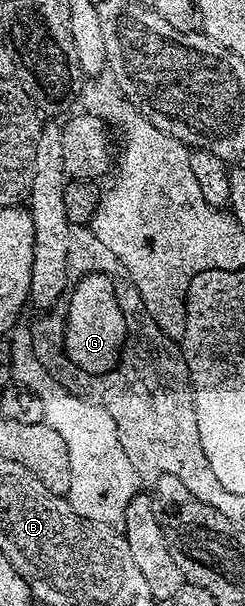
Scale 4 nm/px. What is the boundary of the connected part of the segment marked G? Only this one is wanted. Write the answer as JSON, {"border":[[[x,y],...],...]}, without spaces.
{"border":[[[87,274],[70,291],[67,302],[67,323],[61,326],[65,357],[72,367],[87,374],[110,375],[115,369],[129,333],[129,321],[115,299],[115,286],[103,274]]]}

